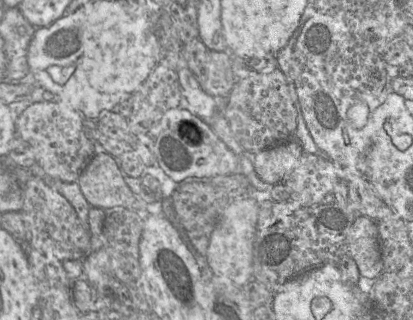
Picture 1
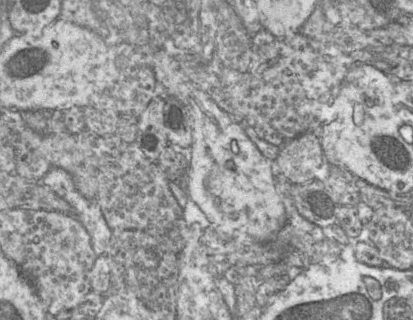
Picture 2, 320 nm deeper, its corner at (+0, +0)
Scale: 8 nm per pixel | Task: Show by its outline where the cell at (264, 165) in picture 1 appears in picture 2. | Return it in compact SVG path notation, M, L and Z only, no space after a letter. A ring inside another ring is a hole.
M305 132L280 147L274 164L292 184L327 179L329 164L325 160L320 138L310 132Z

